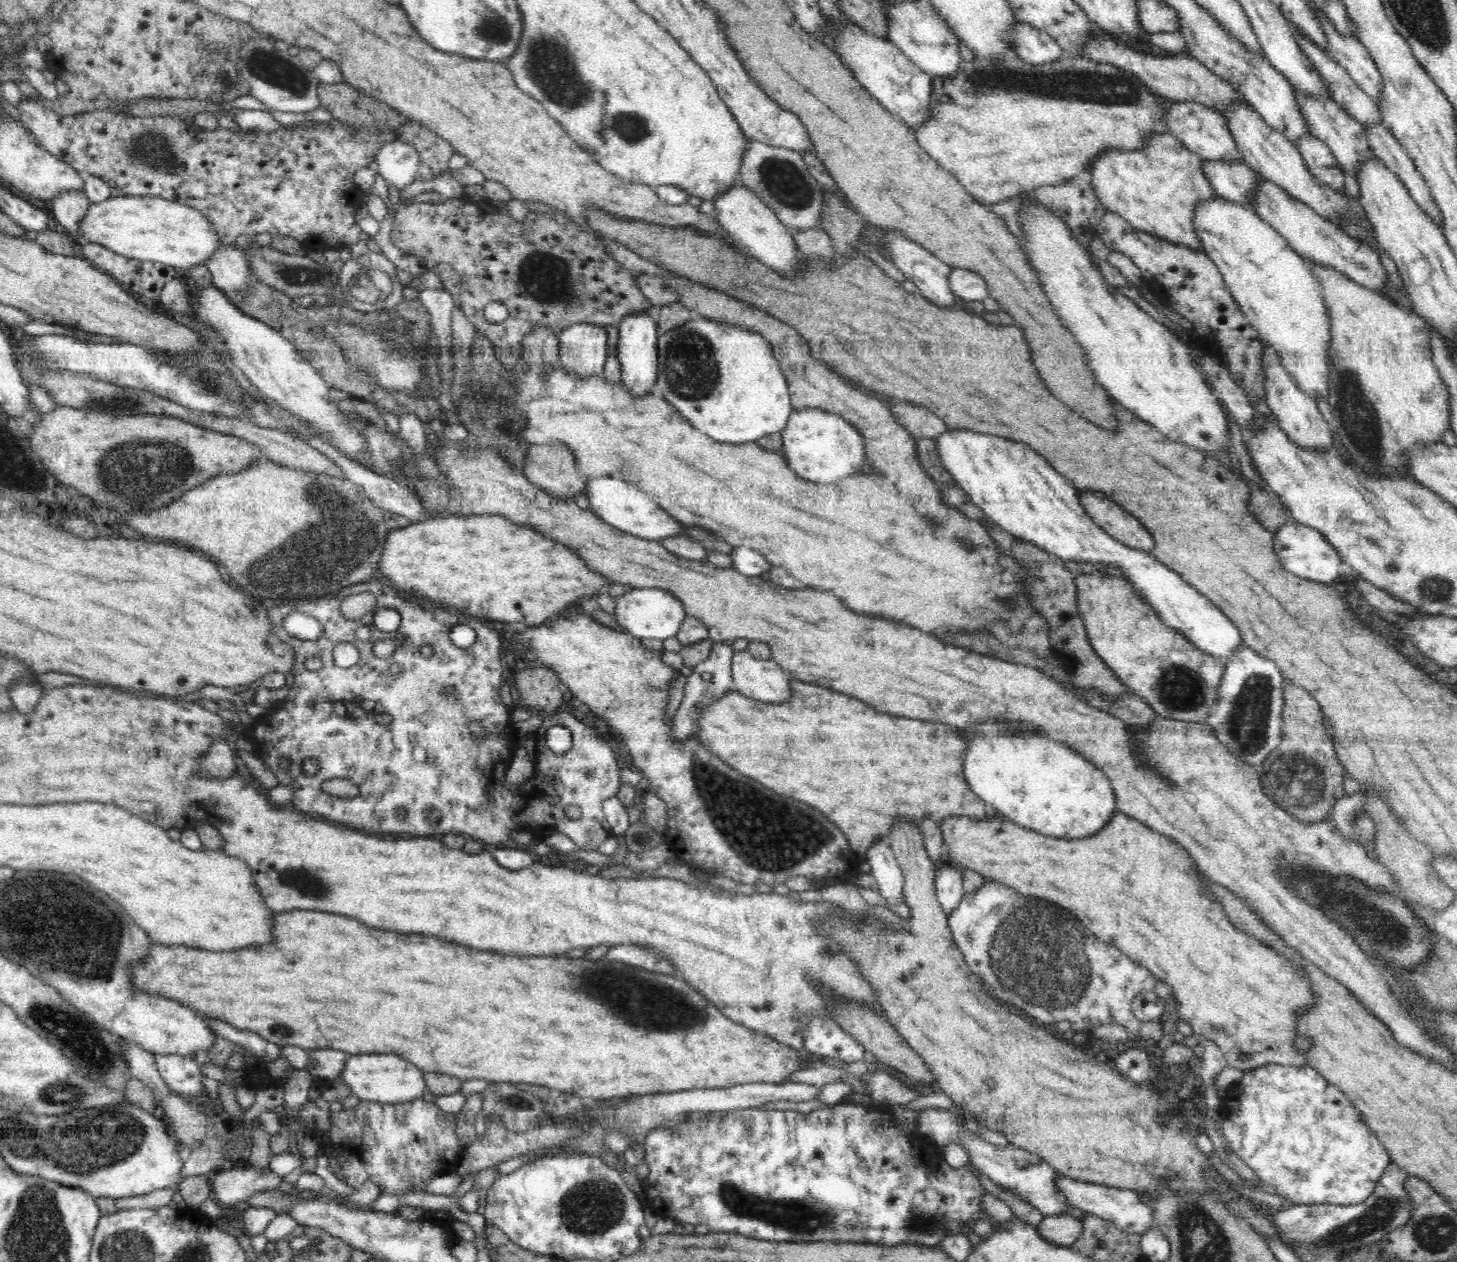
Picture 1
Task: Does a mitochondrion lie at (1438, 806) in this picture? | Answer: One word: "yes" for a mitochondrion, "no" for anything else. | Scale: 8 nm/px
no

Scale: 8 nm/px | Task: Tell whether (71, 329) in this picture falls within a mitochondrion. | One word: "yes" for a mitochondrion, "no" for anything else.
no

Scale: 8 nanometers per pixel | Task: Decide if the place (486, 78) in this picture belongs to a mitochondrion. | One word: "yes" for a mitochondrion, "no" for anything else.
no

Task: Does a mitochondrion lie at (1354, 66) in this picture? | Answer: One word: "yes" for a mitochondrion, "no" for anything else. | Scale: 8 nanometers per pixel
no

